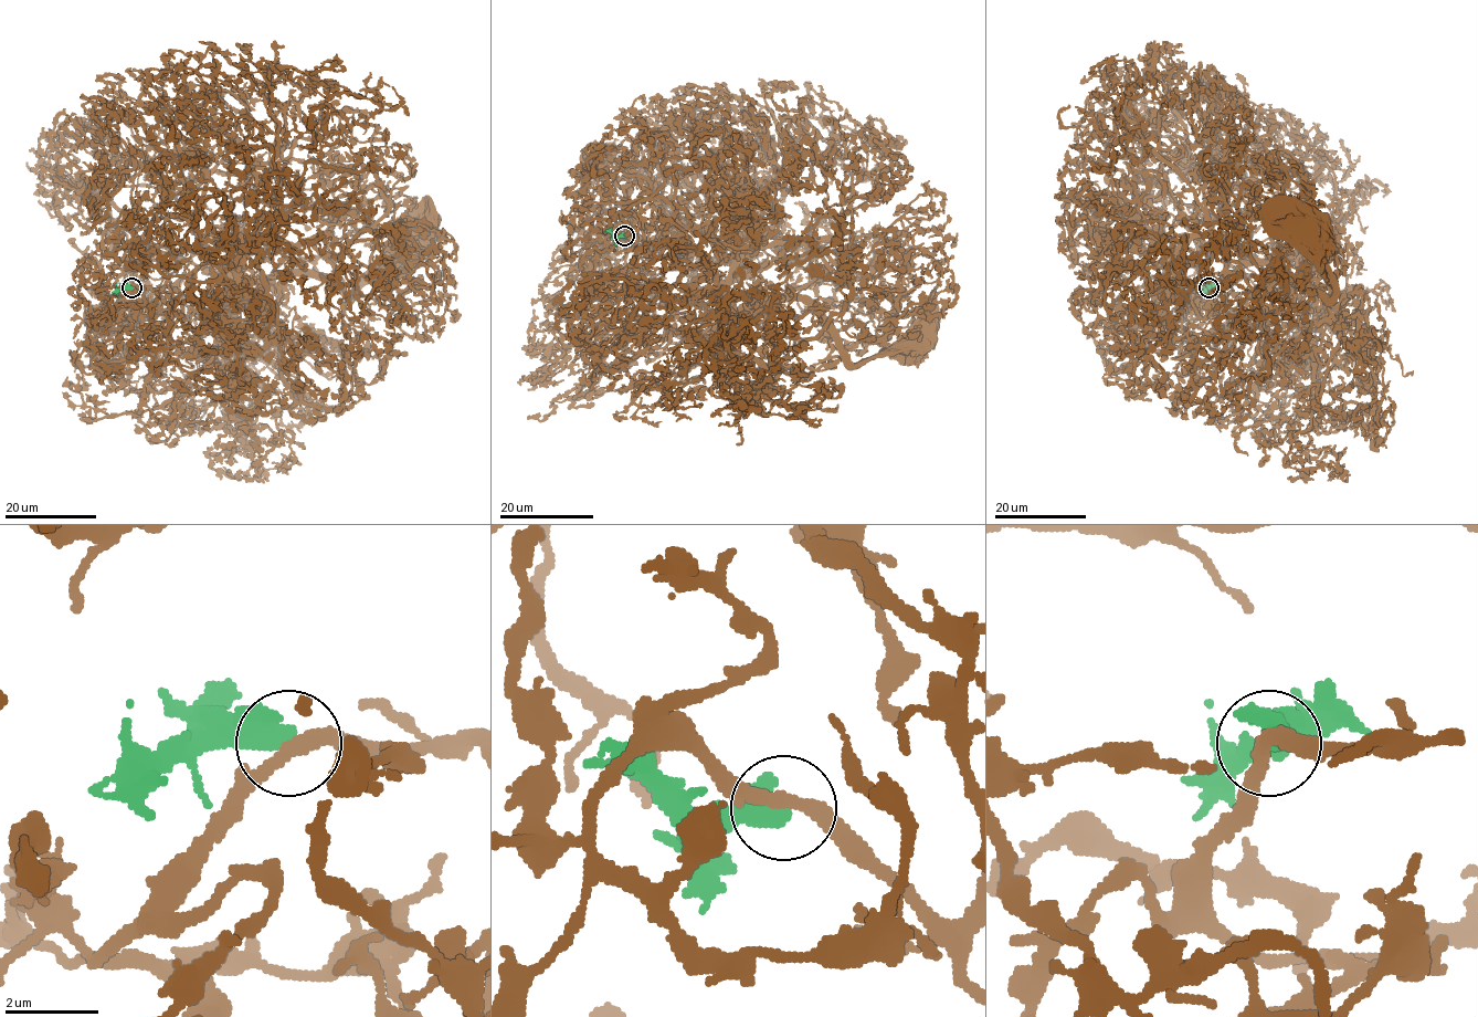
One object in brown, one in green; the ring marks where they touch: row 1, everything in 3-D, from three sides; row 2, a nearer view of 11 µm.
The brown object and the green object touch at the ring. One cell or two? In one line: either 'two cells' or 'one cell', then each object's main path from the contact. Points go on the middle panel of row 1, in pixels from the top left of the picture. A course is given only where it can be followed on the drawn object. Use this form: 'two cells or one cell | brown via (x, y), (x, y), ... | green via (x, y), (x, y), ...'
two cells | brown via (623, 236), (648, 254), (675, 222), (721, 285), (721, 311), (803, 300), (855, 365), (922, 339) | green via (624, 236), (604, 231)

